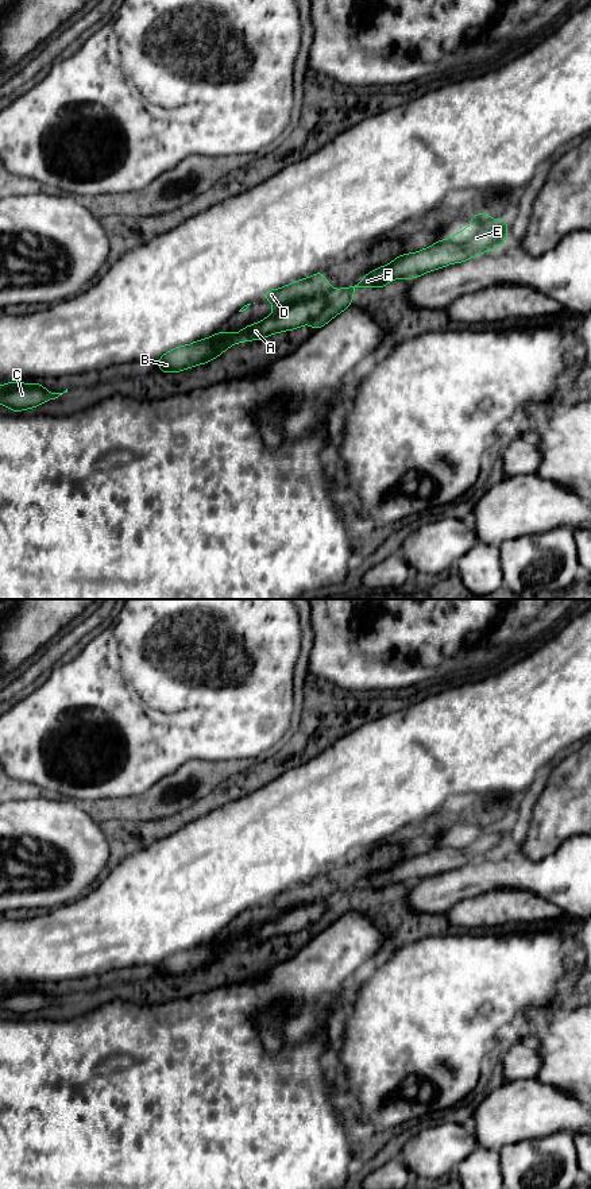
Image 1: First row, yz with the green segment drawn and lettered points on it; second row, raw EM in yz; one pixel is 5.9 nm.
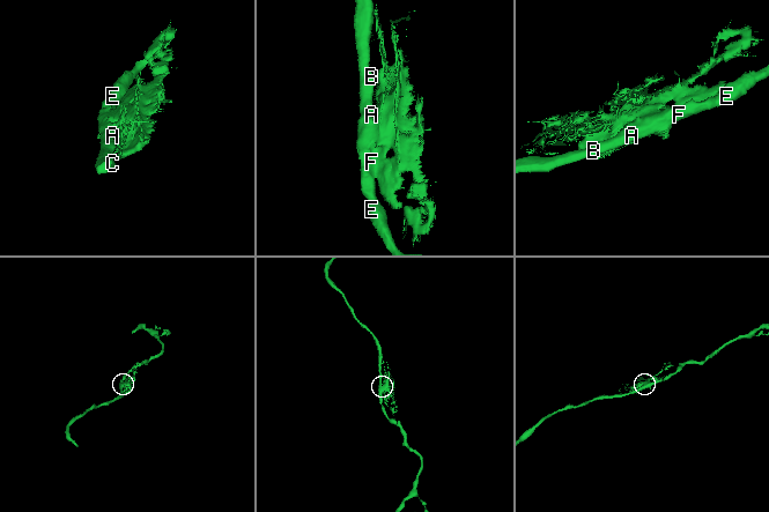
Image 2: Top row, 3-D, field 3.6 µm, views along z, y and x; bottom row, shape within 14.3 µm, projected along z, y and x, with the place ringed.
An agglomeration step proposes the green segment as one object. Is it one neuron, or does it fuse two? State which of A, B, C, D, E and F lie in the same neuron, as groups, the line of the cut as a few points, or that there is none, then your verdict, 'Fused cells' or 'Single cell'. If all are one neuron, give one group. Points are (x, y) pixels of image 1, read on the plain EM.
Groups: A B C E F / D. Split along yz (332, 900), (297, 904), (273, 919). Fused cells

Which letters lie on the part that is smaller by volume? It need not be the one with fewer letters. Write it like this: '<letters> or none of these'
D

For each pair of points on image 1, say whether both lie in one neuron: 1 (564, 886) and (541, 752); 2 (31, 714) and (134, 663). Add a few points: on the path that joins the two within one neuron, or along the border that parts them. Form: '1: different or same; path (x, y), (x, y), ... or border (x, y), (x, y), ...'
1: different; border (548, 765), (522, 794)
2: same; path (57, 710), (68, 703), (95, 702), (108, 688)

